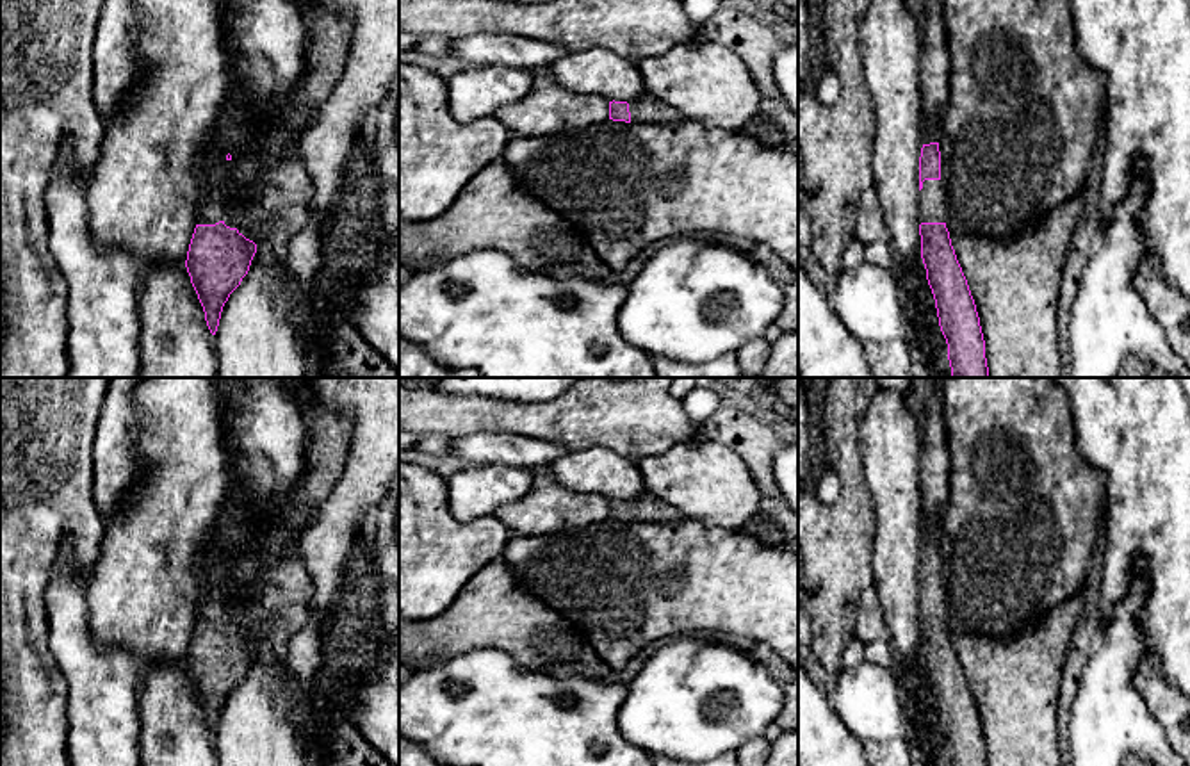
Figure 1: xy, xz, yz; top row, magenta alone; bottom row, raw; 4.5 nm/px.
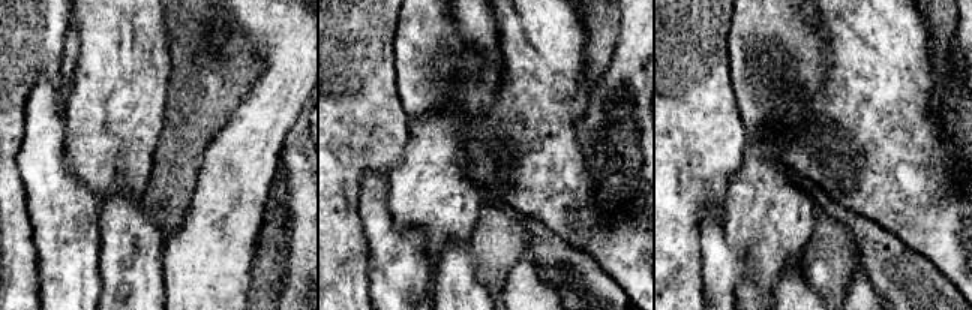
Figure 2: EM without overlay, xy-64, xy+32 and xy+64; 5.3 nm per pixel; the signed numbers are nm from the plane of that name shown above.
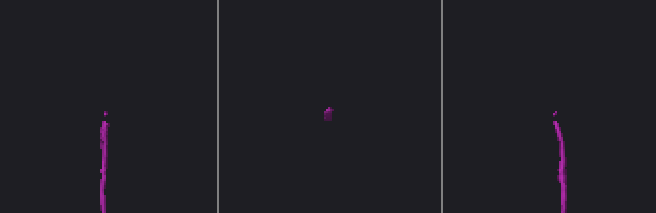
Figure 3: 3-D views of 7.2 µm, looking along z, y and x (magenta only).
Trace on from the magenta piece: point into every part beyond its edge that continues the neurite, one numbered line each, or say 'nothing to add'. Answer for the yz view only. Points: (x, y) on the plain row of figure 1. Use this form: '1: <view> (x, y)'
1: yz (932, 608)

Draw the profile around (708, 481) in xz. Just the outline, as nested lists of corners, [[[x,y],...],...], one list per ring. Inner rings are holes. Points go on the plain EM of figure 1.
[[[695,436],[638,460],[645,490],[705,527],[739,531],[761,513],[761,492],[730,447]]]

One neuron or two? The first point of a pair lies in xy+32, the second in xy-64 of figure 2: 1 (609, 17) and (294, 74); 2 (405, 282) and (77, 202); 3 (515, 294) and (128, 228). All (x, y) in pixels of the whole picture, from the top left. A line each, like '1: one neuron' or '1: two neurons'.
1: two neurons
2: one neuron
3: two neurons

